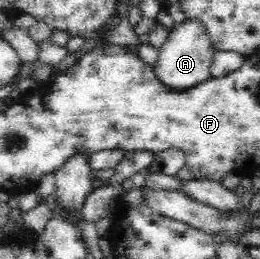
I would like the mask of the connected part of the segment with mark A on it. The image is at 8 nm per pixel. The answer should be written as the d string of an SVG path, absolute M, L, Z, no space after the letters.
M185 19L176 23L169 31L164 46L159 48L159 53L153 65L156 78L171 92L188 92L213 76L210 74L215 48L209 39L205 28L197 20Z

